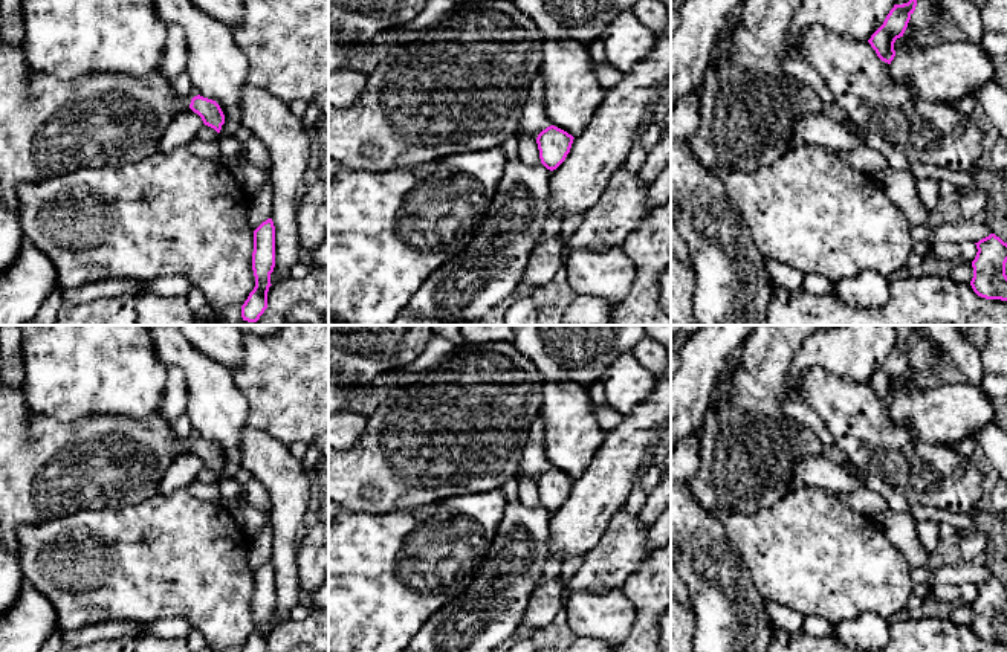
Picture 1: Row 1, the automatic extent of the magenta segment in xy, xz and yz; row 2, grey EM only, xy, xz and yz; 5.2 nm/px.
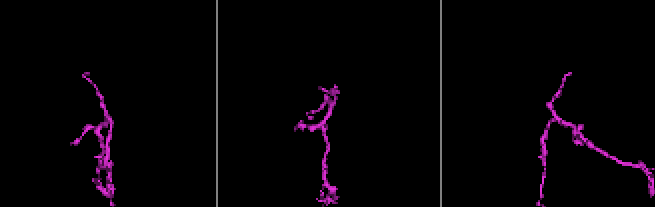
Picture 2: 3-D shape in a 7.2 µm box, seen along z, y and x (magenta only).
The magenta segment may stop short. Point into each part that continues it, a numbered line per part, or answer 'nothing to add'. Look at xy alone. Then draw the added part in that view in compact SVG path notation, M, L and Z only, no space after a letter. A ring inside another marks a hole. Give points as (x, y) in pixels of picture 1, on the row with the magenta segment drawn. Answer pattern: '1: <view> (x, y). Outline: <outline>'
1: xy (49, 127). Outline: M0 41L0 199L18 214L17 186L72 174L81 168L119 166L159 151L171 119L189 108L191 96L179 98L162 70L145 78L96 72L63 81L29 67L21 46Z

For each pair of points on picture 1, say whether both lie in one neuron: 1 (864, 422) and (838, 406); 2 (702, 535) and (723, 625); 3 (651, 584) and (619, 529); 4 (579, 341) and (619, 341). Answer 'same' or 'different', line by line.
1: same
2: same
3: different
4: same

